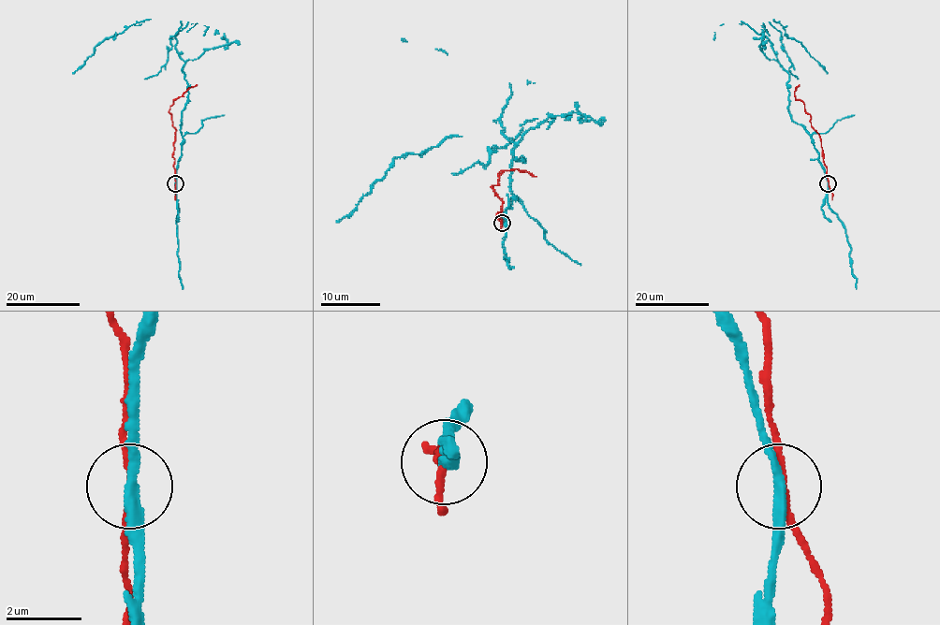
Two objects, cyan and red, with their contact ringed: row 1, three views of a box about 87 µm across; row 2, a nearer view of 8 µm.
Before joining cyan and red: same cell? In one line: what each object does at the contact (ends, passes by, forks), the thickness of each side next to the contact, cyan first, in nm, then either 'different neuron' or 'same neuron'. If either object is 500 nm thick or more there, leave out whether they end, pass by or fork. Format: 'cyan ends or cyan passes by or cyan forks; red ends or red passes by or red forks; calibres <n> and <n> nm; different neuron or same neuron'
cyan passes by; red passes by; calibres 280 and 160 nm; different neuron

